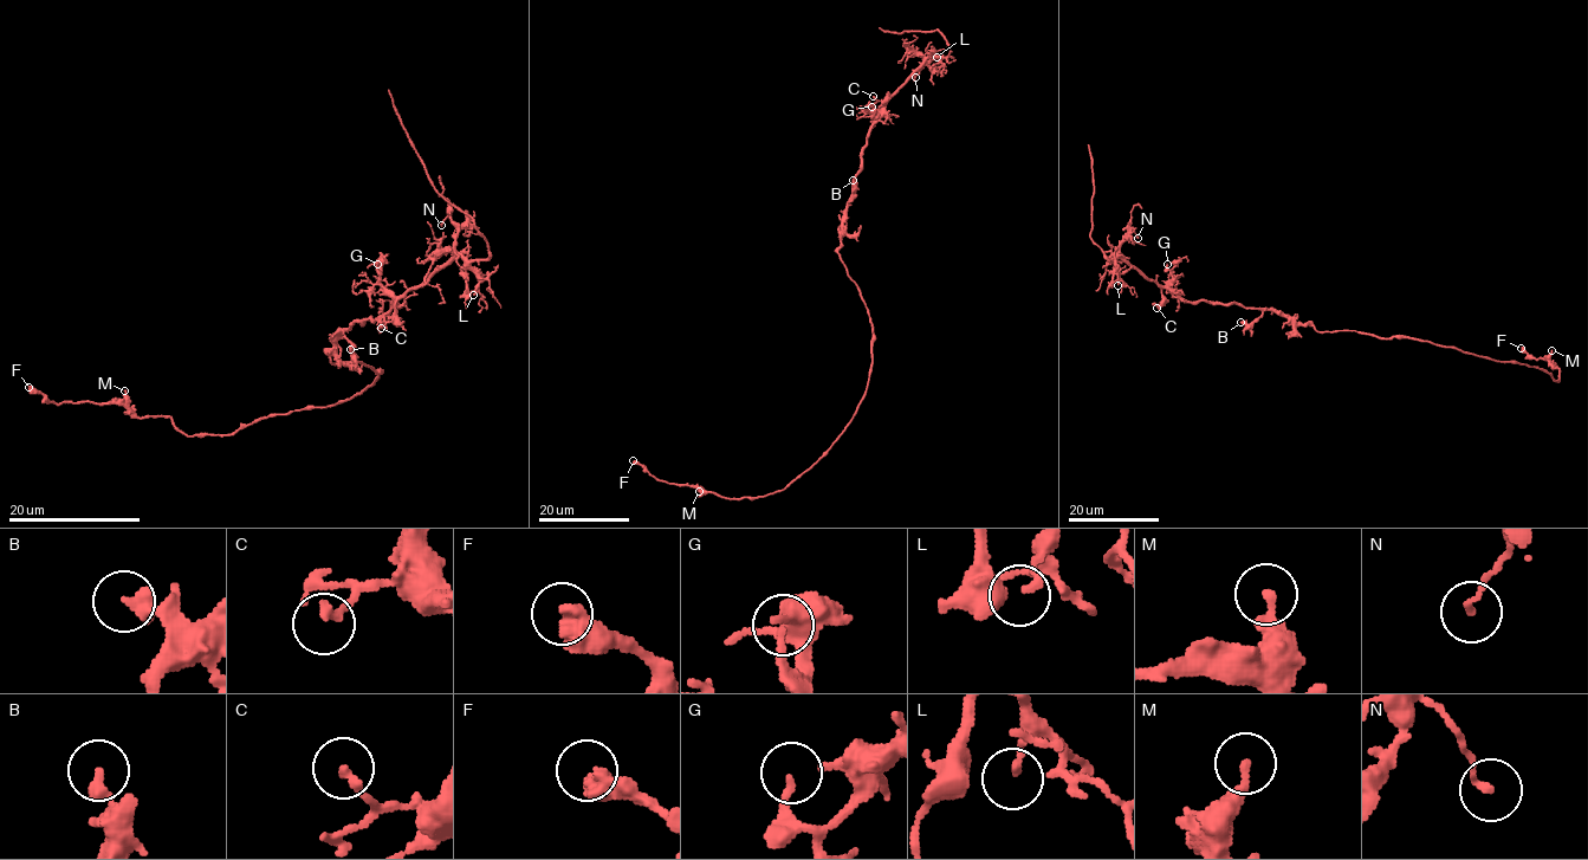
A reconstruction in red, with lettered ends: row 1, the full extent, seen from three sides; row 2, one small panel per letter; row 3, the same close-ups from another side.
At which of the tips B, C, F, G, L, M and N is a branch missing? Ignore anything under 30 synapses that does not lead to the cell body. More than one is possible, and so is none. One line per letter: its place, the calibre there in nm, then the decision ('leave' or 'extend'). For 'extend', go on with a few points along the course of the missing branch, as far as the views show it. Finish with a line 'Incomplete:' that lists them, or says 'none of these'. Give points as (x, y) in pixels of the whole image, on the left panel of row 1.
B: at (350, 349); 380 nm thick; leave
C: at (381, 328); 200 nm thick; leave
F: at (28, 387); 340 nm thick; leave
G: at (377, 264); 160 nm thick; leave
L: at (473, 295); 120 nm thick; leave
M: at (124, 390); 300 nm thick; leave
N: at (441, 225); 150 nm thick; leave
Incomplete: none of these

